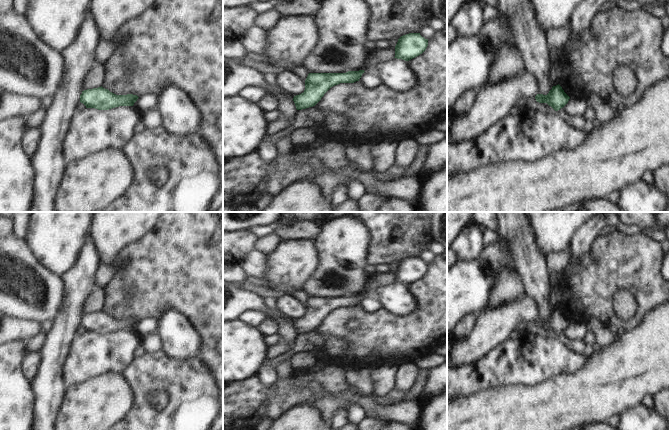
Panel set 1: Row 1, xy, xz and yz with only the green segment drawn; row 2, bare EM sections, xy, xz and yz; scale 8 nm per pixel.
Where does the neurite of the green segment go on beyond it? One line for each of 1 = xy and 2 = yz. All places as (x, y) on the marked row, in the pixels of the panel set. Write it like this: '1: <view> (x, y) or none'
1: none
2: none

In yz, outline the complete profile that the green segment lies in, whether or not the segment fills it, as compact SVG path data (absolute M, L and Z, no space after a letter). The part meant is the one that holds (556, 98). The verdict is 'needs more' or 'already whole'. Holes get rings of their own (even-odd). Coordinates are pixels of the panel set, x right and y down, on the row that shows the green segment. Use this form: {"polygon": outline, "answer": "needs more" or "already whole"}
{"polygon": "M558 84L556 86L553 86L547 95L537 94L535 96L535 99L539 103L547 103L555 111L558 111L568 103L570 97Z", "answer": "already whole"}

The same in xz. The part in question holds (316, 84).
{"polygon": "M359 70L346 73L309 73L305 80L304 92L293 98L296 109L302 110L315 106L331 87L340 83L359 81L364 72Z", "answer": "already whole"}

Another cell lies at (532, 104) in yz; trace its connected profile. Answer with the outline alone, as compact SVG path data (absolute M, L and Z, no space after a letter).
M535 97L527 99L527 107L531 110L541 110L545 114L555 112L551 106L537 102Z

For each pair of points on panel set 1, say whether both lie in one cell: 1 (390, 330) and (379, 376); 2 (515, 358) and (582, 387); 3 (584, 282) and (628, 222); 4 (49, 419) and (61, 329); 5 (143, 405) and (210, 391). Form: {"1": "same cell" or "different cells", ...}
{"1": "different cells", "2": "different cells", "3": "different cells", "4": "same cell", "5": "same cell"}

